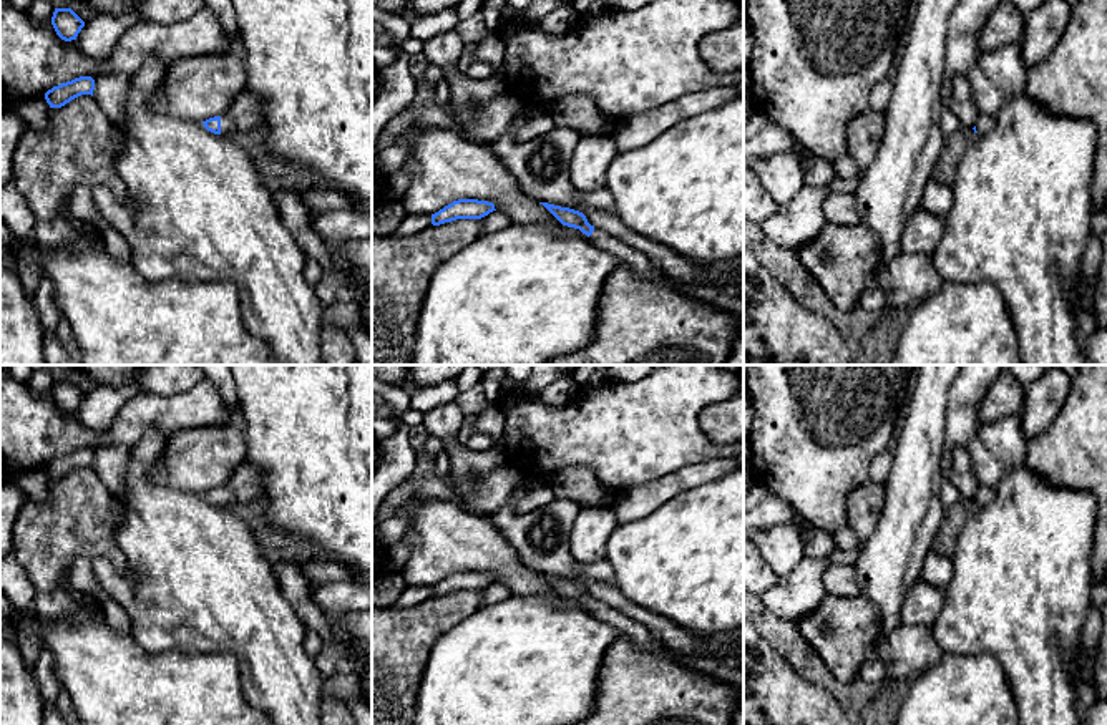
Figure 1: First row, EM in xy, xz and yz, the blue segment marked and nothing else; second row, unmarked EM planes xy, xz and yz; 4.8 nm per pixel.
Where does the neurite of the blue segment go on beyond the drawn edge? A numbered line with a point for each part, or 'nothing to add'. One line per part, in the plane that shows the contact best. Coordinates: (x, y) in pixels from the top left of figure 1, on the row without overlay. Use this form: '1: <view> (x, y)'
1: xy (228, 496)

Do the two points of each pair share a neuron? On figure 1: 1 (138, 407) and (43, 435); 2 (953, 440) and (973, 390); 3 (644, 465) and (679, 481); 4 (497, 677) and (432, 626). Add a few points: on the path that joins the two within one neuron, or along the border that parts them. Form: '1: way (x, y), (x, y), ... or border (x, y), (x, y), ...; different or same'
1: way (117, 430), (110, 437), (67, 435); same
2: way (960, 428), (963, 402); same
3: border (701, 462), (681, 467), (628, 490); different
4: border (473, 611), (435, 641), (424, 669); different

